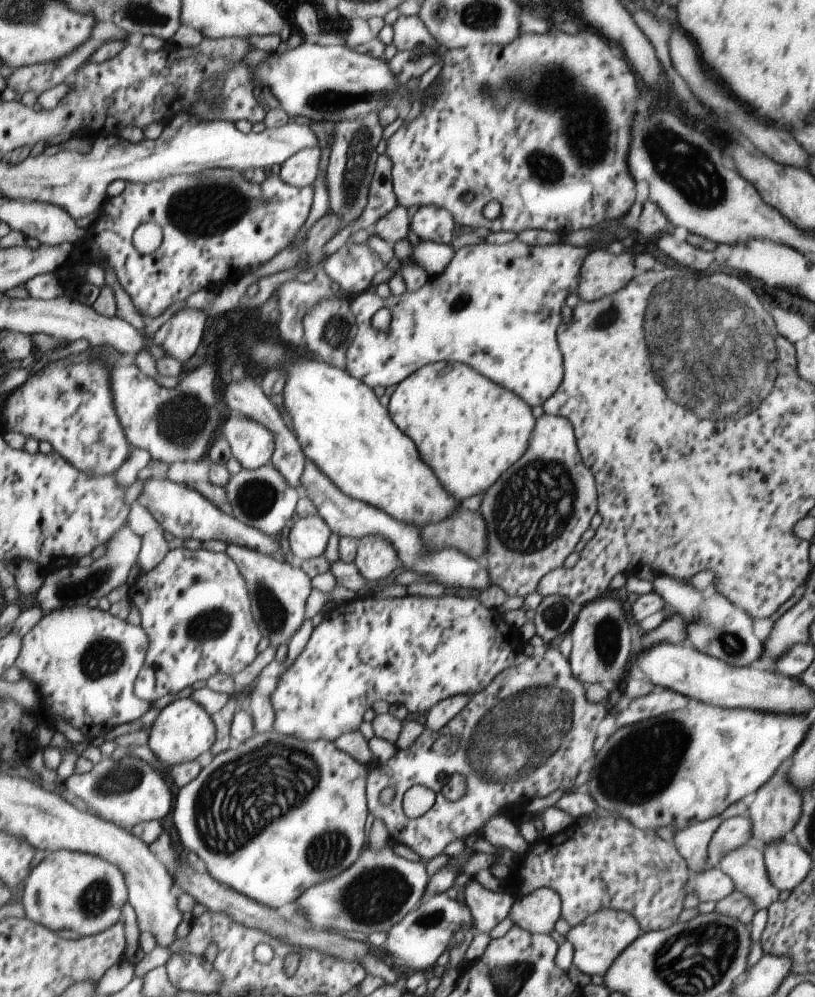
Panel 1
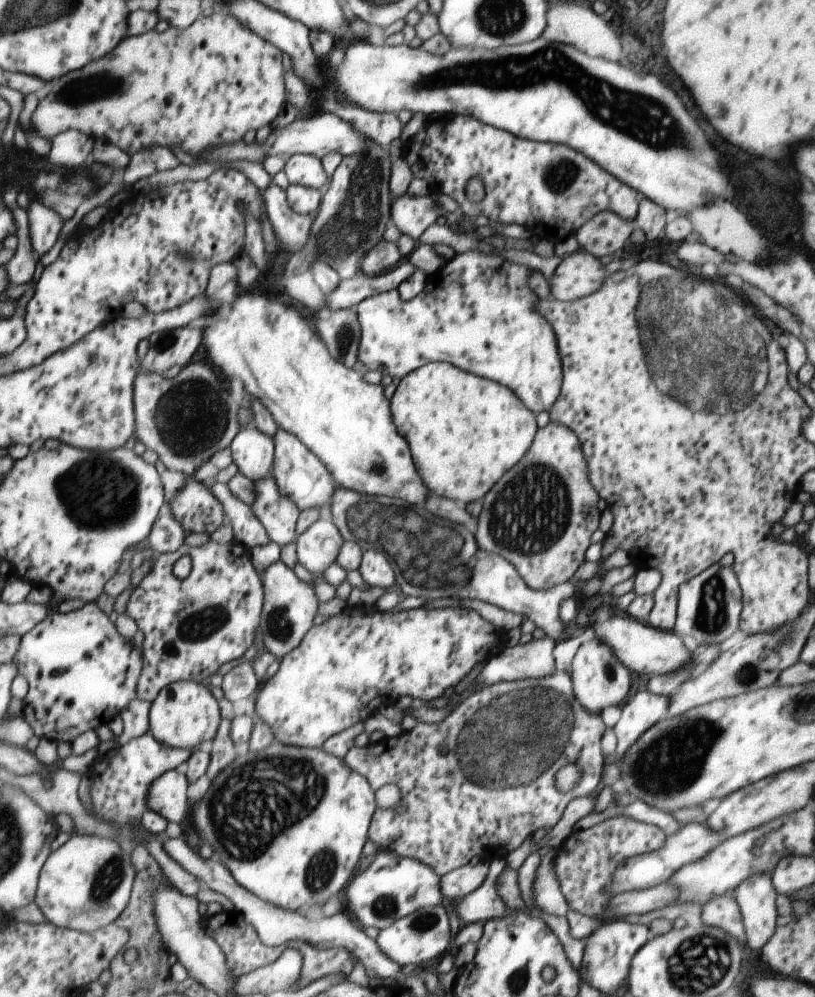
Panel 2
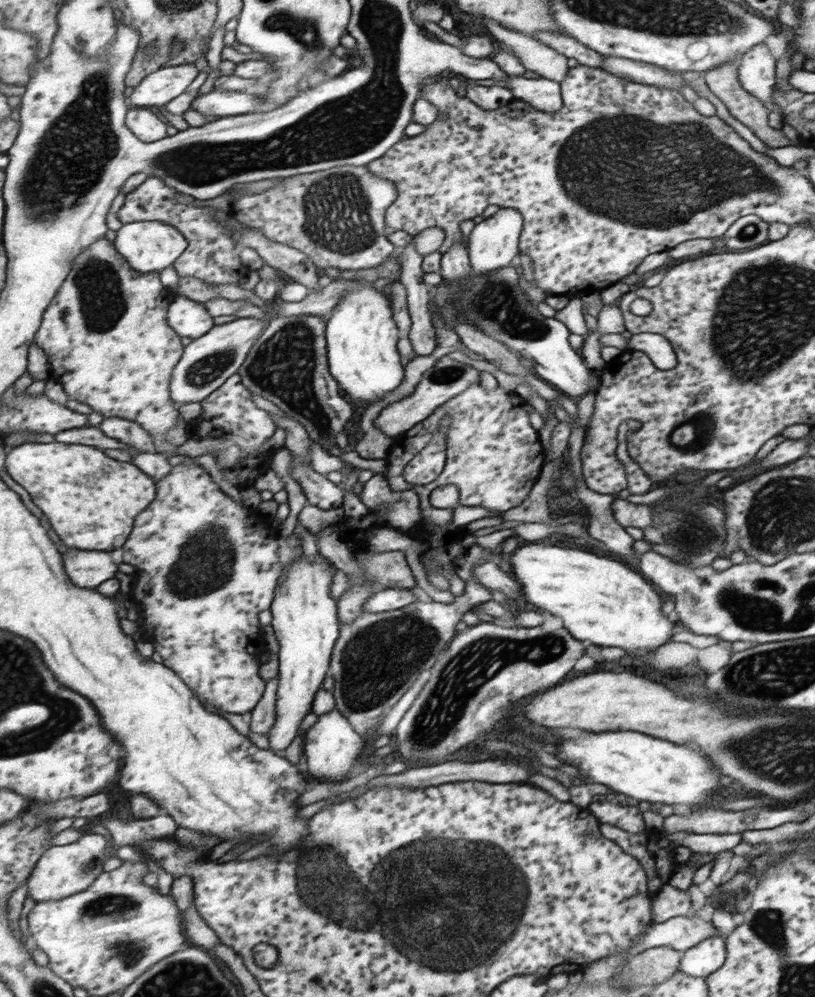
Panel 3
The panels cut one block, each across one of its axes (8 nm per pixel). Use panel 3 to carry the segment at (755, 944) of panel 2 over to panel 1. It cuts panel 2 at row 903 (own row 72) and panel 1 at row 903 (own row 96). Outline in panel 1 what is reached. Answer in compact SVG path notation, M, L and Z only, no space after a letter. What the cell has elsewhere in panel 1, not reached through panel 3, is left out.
M751 842L736 848L732 853L728 852L717 865L719 870L730 876L735 884L735 891L745 893L755 901L757 911L769 908L774 902L779 901L780 895L780 891L771 884L764 860L761 848Z

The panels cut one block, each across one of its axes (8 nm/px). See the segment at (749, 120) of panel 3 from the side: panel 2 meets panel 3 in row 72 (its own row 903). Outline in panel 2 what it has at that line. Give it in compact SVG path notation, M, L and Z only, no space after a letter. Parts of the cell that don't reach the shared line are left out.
M718 896L703 904L702 924L720 928L732 938L744 937L743 918L733 896Z

